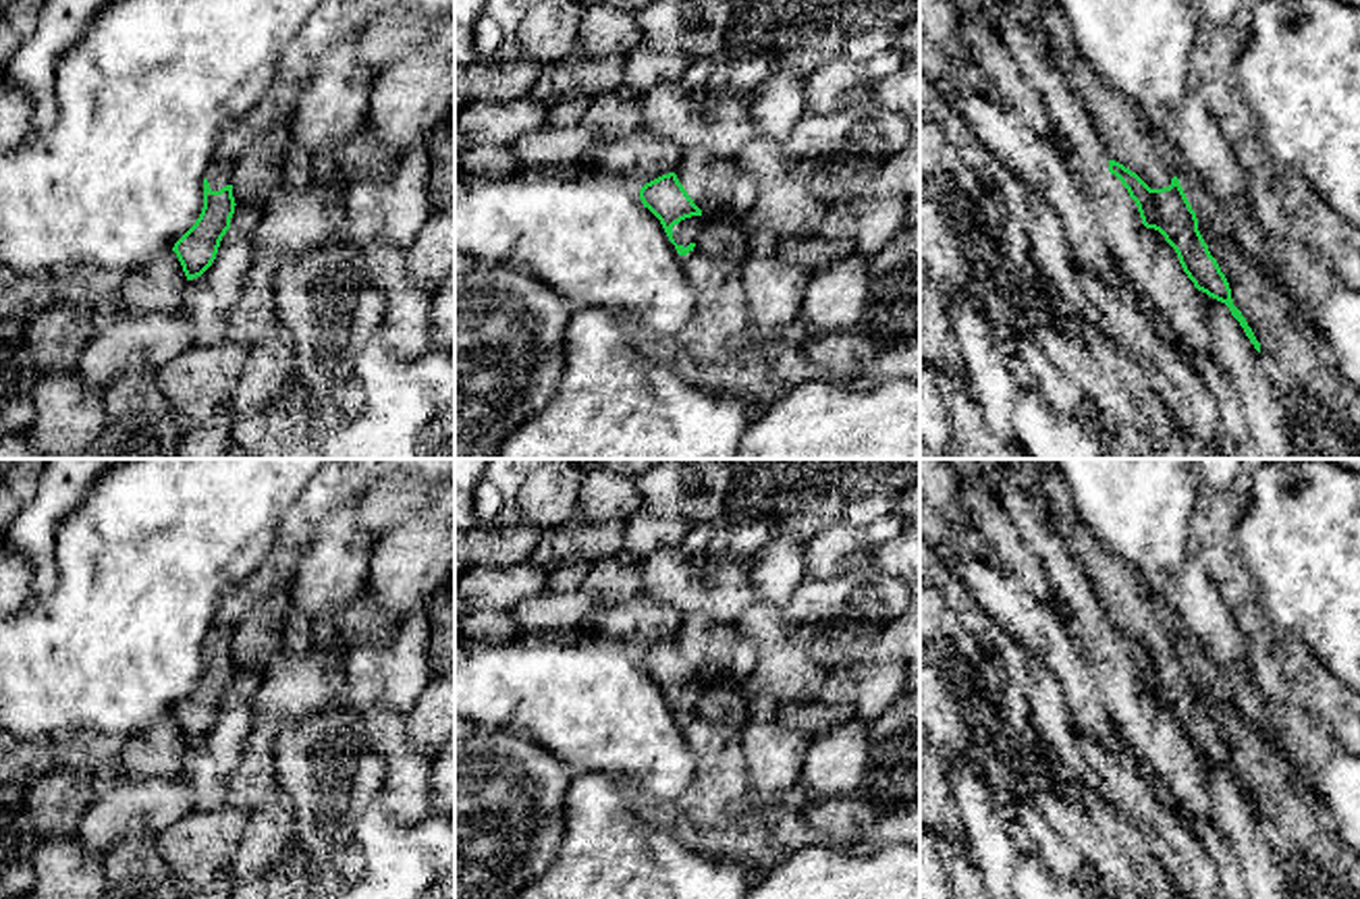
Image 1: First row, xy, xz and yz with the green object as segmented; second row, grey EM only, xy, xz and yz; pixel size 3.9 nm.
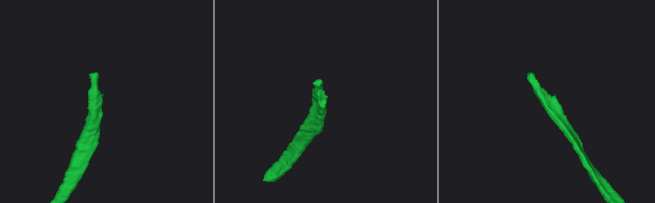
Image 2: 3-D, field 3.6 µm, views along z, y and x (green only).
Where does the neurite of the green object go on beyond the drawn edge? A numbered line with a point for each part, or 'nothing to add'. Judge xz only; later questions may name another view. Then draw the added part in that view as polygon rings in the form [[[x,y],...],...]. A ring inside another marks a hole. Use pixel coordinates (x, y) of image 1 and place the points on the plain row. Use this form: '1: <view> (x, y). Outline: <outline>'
1: xz (684, 698). Outline: [[[691,681],[681,685],[673,691],[673,704],[677,710],[687,712],[689,708],[696,708],[698,700],[702,698],[702,691],[706,689],[706,681]]]

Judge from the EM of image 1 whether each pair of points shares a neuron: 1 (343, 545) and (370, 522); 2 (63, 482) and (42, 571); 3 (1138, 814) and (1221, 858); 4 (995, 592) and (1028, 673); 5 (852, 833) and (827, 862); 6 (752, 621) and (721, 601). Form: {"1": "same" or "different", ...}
{"1": "different", "2": "same", "3": "different", "4": "different", "5": "different", "6": "different"}

